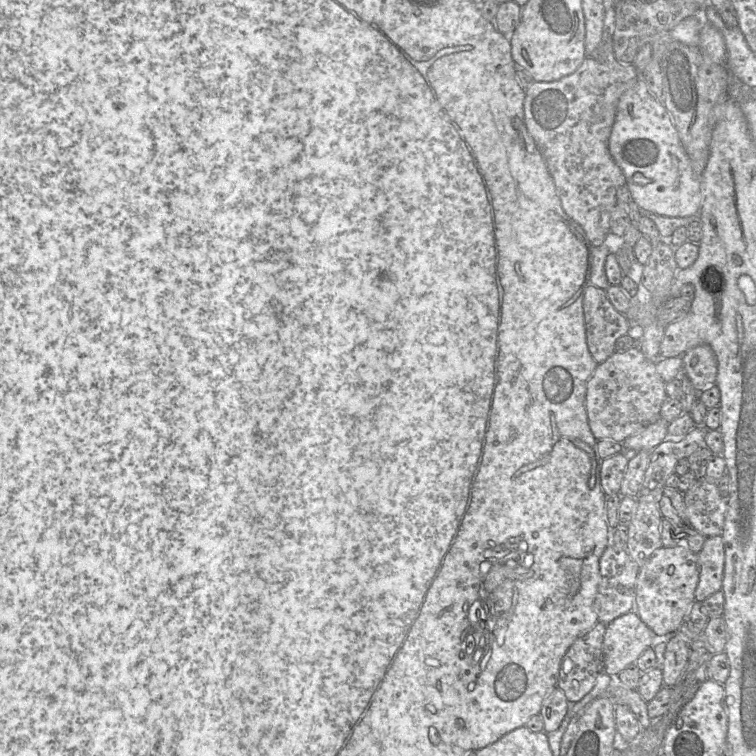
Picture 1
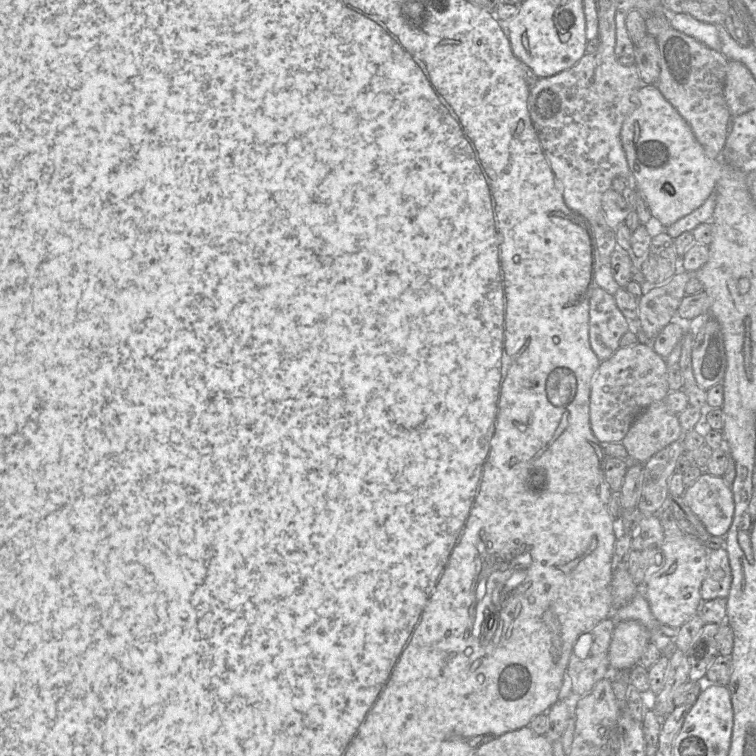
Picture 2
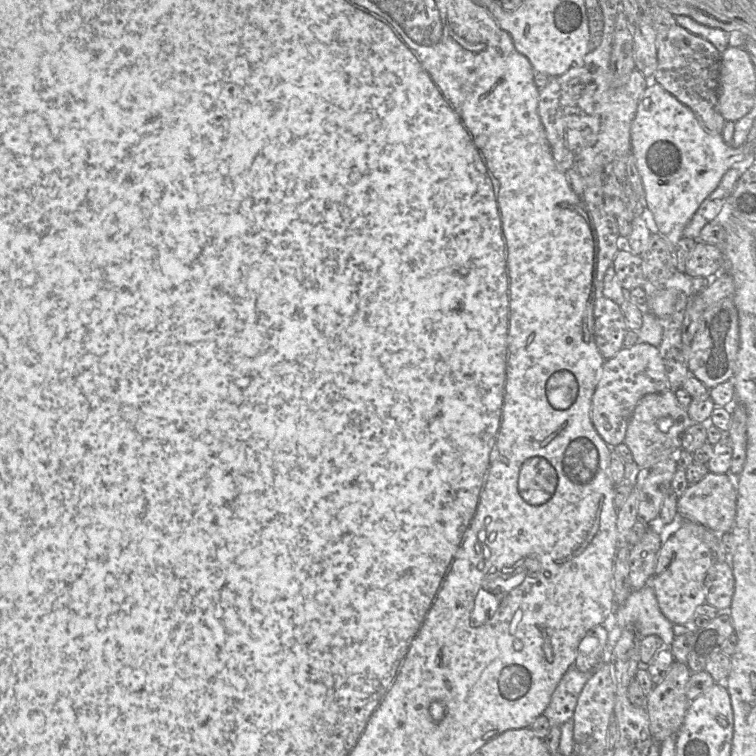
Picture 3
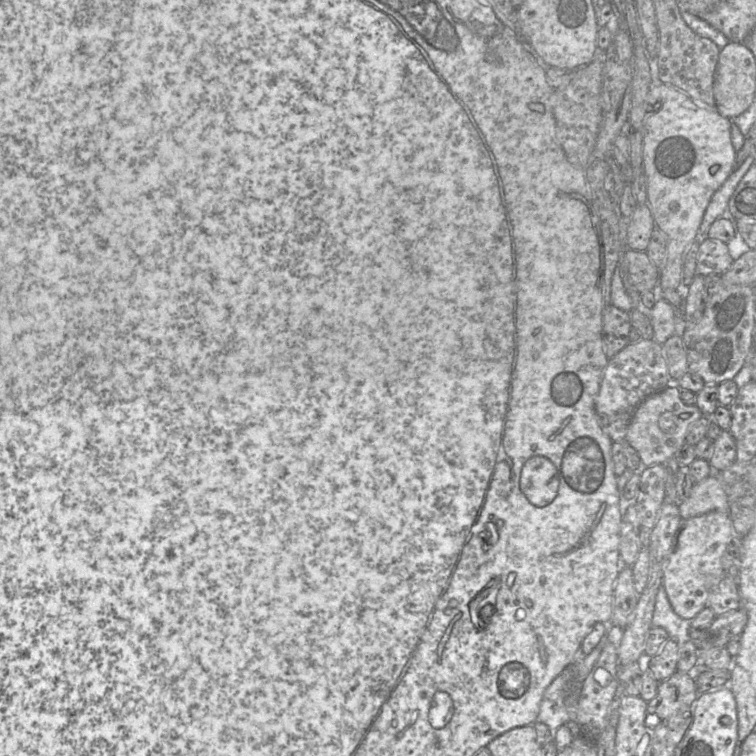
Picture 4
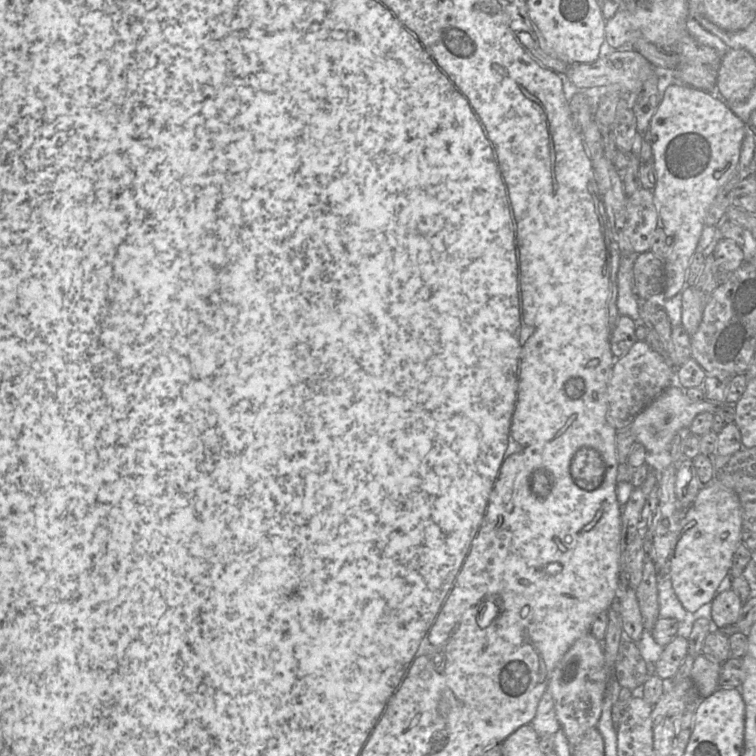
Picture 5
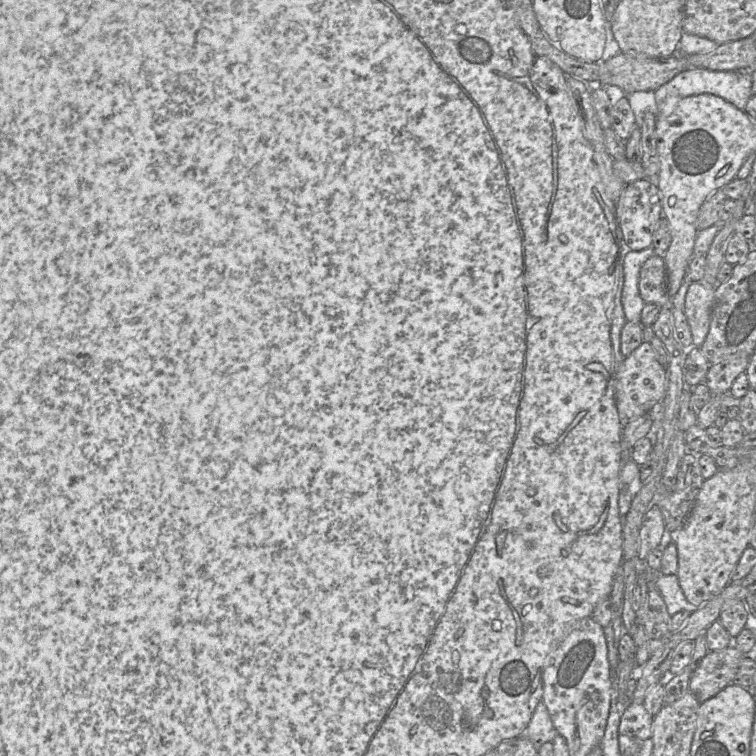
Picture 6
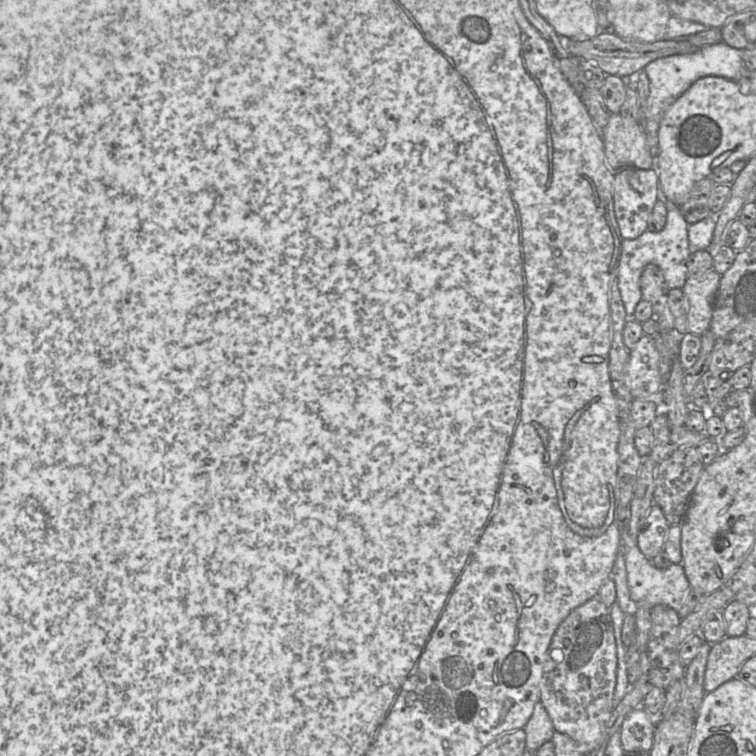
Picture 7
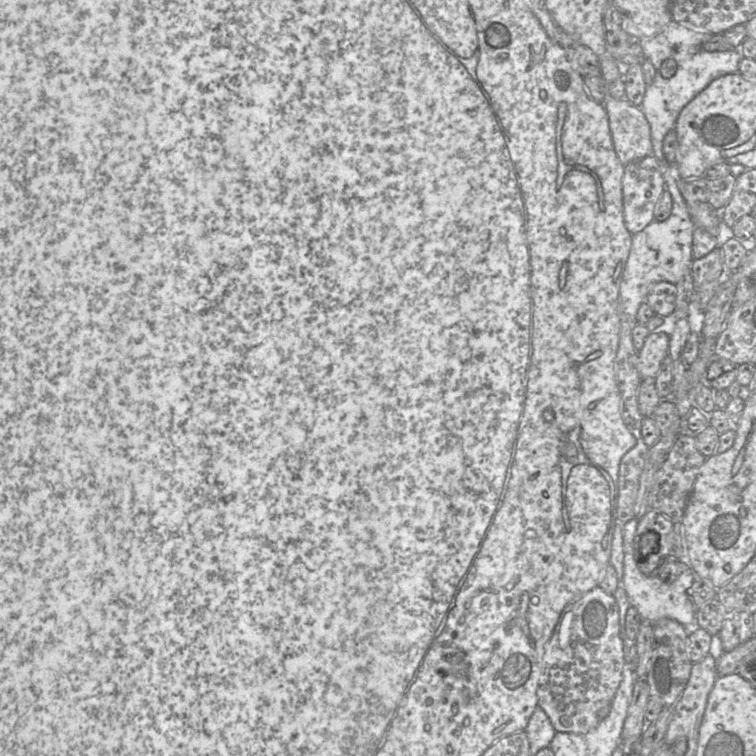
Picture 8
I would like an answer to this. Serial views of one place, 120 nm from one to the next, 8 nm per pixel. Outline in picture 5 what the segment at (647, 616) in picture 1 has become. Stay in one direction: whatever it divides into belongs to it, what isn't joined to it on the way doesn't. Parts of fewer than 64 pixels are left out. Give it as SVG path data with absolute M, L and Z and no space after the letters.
M711 480L704 484L693 504L684 512L683 527L680 530L669 559L669 579L673 589L689 612L695 612L705 604L712 603L725 577L730 576L733 554L742 542L742 508L738 495L722 483Z

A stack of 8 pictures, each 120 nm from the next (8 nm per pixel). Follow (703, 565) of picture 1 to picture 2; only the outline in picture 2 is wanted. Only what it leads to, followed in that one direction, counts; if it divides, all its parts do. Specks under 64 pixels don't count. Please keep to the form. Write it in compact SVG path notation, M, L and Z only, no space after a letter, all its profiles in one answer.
M726 549L708 550L706 576L701 586L701 598L708 601L727 598L732 584L732 571Z

